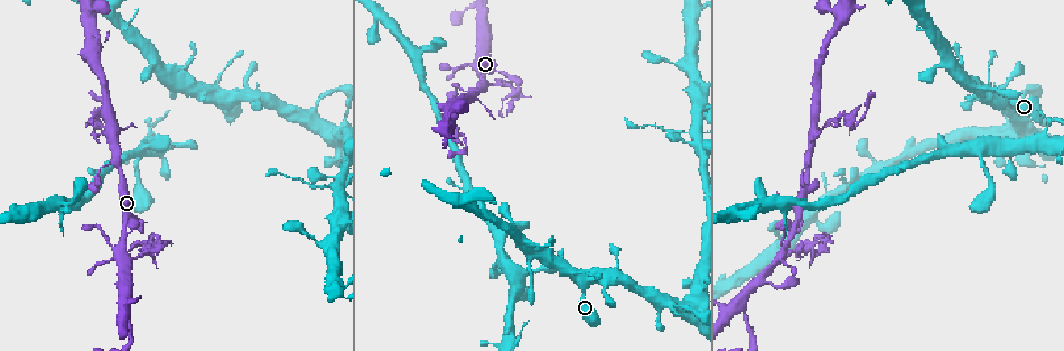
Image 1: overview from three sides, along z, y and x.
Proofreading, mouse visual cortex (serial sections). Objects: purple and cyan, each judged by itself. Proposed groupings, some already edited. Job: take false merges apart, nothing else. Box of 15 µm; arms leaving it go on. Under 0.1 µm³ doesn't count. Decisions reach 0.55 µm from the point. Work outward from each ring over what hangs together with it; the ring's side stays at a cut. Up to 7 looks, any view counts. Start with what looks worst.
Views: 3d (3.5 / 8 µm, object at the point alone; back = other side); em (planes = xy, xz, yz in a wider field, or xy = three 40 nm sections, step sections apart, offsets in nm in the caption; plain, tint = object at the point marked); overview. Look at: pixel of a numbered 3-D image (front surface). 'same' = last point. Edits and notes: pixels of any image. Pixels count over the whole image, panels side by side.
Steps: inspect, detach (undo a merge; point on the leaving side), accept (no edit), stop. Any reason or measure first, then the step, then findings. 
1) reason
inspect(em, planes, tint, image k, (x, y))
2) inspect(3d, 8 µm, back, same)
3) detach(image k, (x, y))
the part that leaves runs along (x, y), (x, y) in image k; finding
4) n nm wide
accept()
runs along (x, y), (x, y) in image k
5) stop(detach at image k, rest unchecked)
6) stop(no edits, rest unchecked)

three arms meet
inspect(3d, 3.5 µm, image 1, (473, 93))

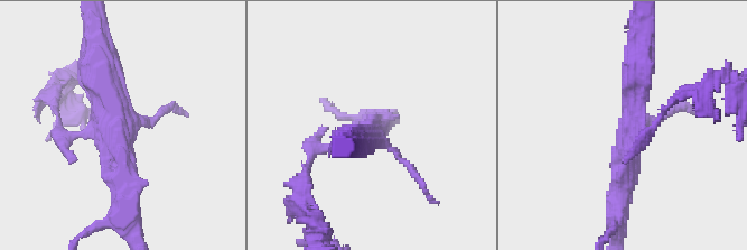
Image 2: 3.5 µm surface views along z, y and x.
shape alone is not enough
inspect(em, planes, tint, image 2, (115, 135))

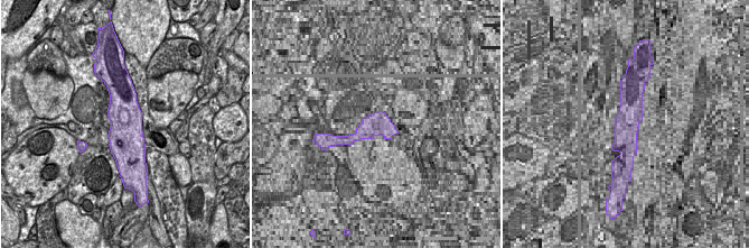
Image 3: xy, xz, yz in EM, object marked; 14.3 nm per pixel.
detach(image 2, (58, 112))
two cells meet here

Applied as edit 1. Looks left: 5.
calibre changes
inspect(3d, 8 µm, image 1, (327, 176))

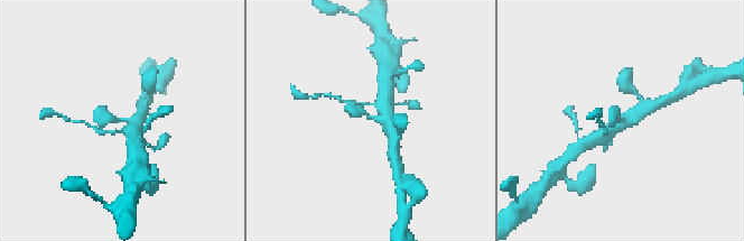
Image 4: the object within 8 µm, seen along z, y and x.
need the tissue
inspect(em, xy, step 3, tint, image 4, (117, 121))

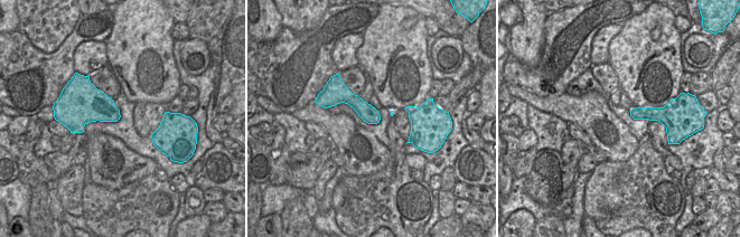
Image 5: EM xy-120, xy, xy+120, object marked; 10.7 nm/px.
190 nm wide
accept()
runs along (327, 101), (350, 98), (377, 117) in image 5; continuous, no second cell

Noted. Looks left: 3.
stop(detach at image 2, rest unchecked)

